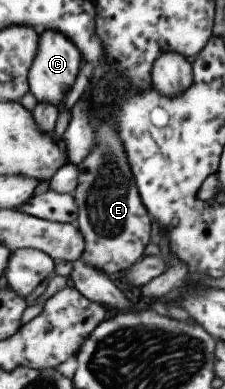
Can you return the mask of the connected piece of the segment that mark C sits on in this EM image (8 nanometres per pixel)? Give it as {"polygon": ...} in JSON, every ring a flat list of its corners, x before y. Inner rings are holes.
{"polygon":[[58,31,40,32,38,41,38,53,32,61,32,67,28,71,29,91,34,95,38,103,50,103,59,107,68,97,70,89,75,83,80,70,82,55,70,39,60,35]]}

